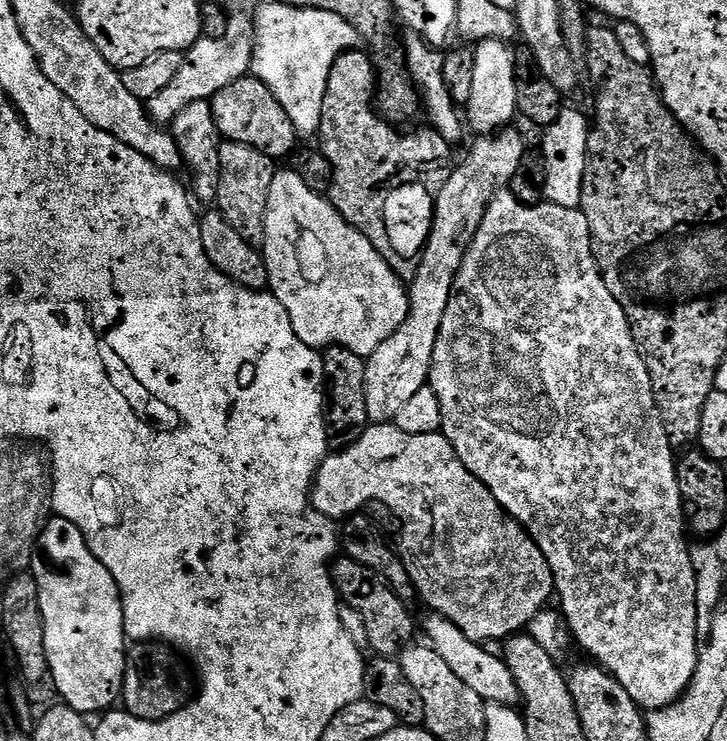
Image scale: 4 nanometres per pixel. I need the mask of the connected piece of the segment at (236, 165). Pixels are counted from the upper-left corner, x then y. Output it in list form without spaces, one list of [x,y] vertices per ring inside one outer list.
[[[224,140],[220,146],[220,185],[214,201],[215,207],[246,238],[246,242],[260,246],[264,243],[264,215],[274,175],[274,161],[265,152],[242,142]]]

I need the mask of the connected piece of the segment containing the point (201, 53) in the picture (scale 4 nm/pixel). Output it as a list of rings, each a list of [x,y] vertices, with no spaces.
[[[232,12],[228,18],[226,34],[222,38],[201,38],[184,53],[184,65],[173,80],[154,98],[146,102],[148,115],[161,126],[171,125],[175,116],[180,114],[190,102],[199,100],[211,101],[218,90],[226,90],[230,82],[238,82],[243,76],[249,75],[252,67],[252,55],[256,45],[256,30],[251,15],[244,12]]]

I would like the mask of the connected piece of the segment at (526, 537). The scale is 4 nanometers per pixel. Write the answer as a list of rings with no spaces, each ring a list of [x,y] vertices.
[[[392,422],[372,424],[363,429],[357,435],[356,441],[348,445],[347,448],[341,448],[325,456],[320,463],[320,469],[316,472],[315,478],[312,479],[310,489],[310,506],[314,510],[318,510],[318,514],[328,517],[333,522],[340,522],[343,521],[345,516],[357,515],[361,510],[364,510],[364,507],[371,500],[377,500],[378,503],[385,504],[400,519],[398,555],[400,561],[406,566],[406,574],[410,574],[412,585],[416,587],[417,597],[421,601],[424,599],[432,607],[431,611],[435,615],[444,616],[450,622],[454,622],[454,626],[458,626],[458,630],[462,630],[462,634],[466,634],[466,638],[477,642],[489,642],[488,640],[507,641],[509,638],[523,633],[531,625],[534,617],[545,611],[547,604],[544,603],[550,598],[553,599],[552,571],[542,554],[542,550],[532,541],[531,534],[514,517],[509,516],[508,511],[496,501],[494,494],[490,494],[488,487],[478,478],[474,478],[474,474],[470,474],[470,470],[466,470],[466,466],[458,459],[456,451],[452,449],[452,443],[440,432],[434,434],[406,434],[402,430],[398,430],[395,423]]]

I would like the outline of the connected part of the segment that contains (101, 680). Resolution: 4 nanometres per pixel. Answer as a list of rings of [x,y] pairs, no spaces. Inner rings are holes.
[[[61,516],[51,519],[40,529],[30,565],[45,624],[47,675],[69,708],[81,714],[103,714],[121,699],[124,690],[128,654],[122,598],[110,570],[94,558],[82,530]]]

